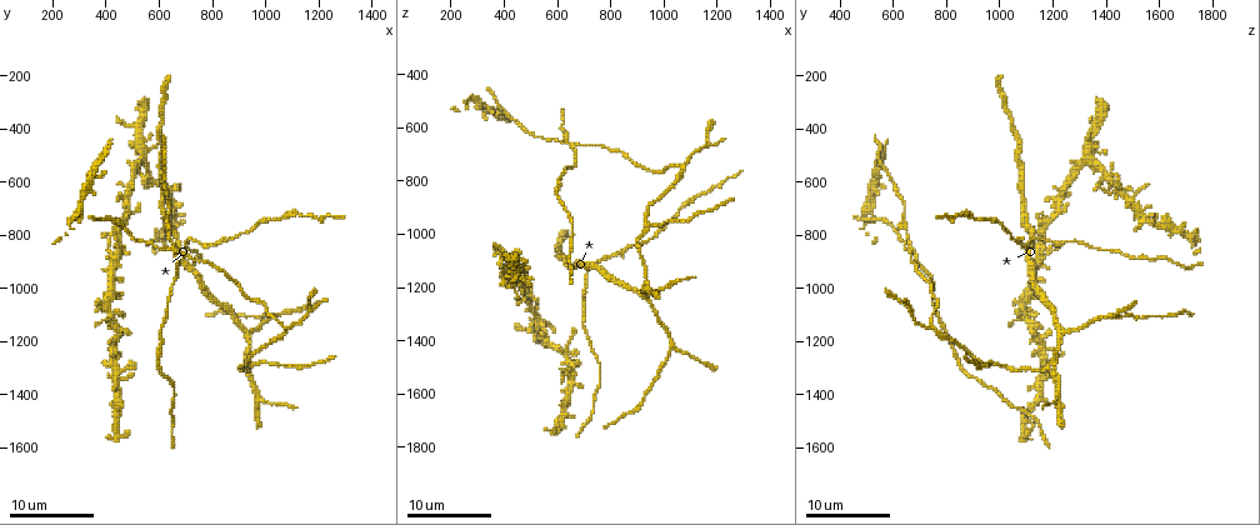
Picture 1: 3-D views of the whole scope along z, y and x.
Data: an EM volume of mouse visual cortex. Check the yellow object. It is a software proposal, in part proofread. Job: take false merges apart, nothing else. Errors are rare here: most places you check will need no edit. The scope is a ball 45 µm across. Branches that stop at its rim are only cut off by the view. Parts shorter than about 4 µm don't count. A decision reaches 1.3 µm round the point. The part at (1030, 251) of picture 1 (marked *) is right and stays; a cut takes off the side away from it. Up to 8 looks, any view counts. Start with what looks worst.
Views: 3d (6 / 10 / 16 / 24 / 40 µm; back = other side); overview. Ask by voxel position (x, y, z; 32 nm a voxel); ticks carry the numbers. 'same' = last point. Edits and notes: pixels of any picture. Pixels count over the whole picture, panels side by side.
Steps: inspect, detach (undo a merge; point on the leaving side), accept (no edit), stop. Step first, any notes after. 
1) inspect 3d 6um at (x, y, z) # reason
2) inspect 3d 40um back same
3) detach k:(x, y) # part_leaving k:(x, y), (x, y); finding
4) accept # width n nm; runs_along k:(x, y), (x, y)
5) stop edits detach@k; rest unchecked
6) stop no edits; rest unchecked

inspect 3d 16um at (1030, 1110, 1420) # arms part here

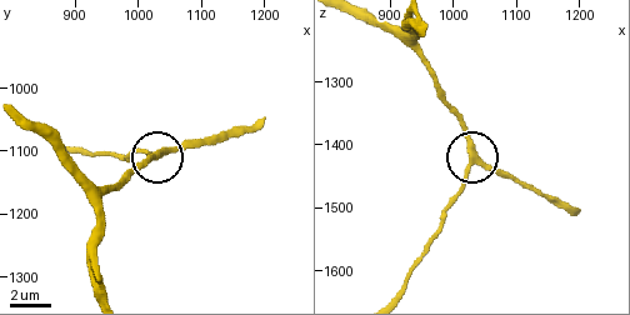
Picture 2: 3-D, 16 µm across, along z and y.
inspect 3d 6um same # zoom in

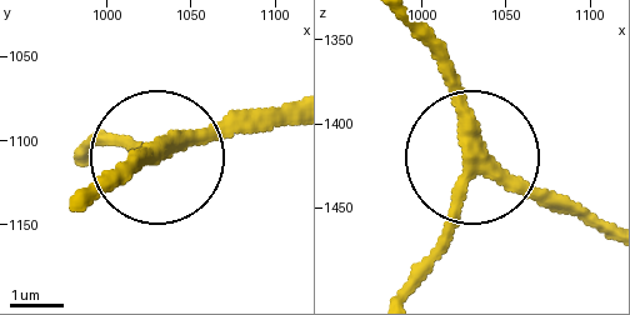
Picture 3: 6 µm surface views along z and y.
accept # runs_along 3:(408, 33), (466, 140), (579, 203); continuous, no second neuron

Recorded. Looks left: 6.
inspect 3d 24um at (930, 1310, 1190)

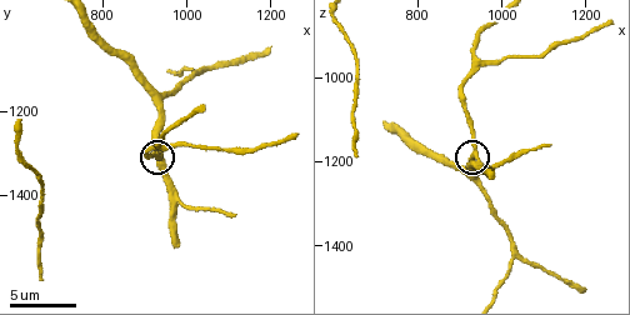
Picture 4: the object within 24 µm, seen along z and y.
inspect 3d 10um same # closer look

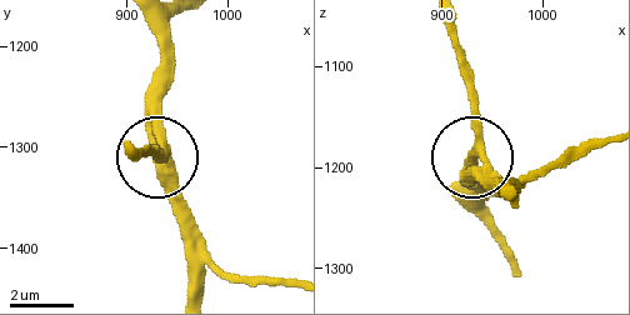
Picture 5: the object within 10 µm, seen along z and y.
accept # arms 3; continuous, no second neuron

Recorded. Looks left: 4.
inspect 3d 6um at (945, 1170, 1245)

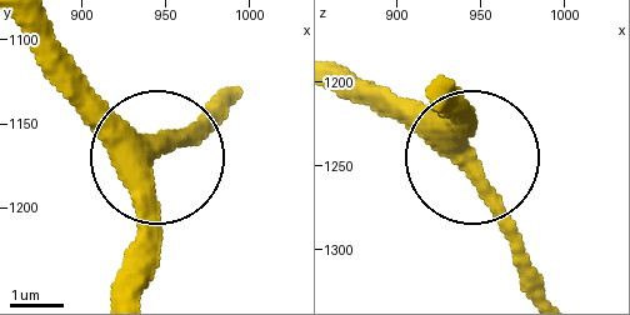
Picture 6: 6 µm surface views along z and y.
inspect 3d 6um back at (942, 1164, 1248)

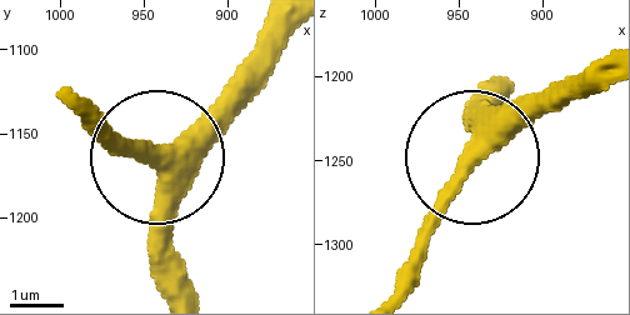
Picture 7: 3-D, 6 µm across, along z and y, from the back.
accept # runs_along 7:(603, 61), (464, 174), (406, 264); continuous, no second neuron

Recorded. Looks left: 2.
inspect 3d 24um at (1070, 1150, 750) # three-way junction

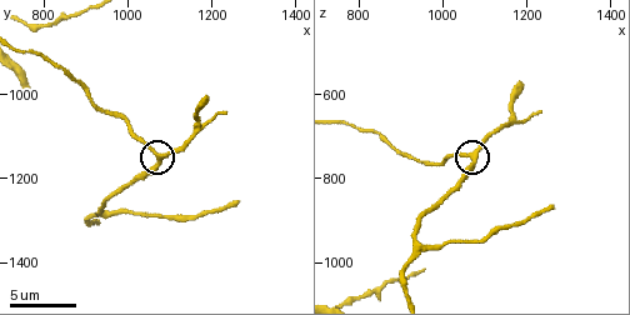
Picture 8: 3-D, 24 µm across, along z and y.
inspect 3d 10um at (1070, 1145, 750)

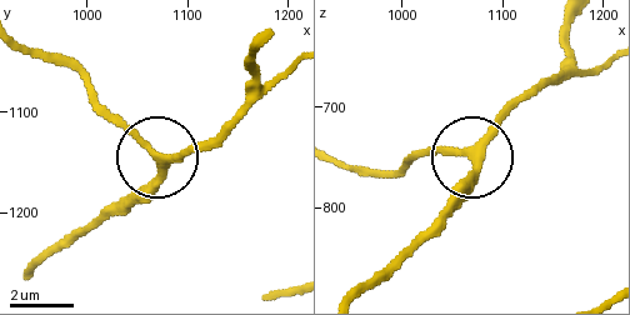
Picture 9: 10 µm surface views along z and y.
accept # side_arm 9 um; arms 3; continuous, no second neuron

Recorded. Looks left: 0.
stop no edits; rest unchecked

